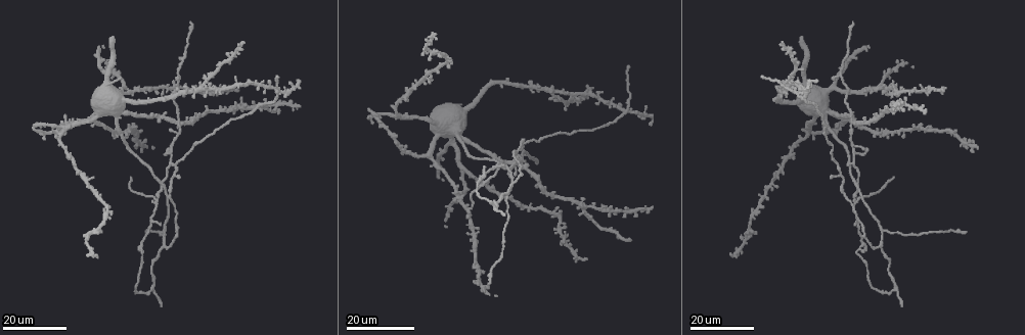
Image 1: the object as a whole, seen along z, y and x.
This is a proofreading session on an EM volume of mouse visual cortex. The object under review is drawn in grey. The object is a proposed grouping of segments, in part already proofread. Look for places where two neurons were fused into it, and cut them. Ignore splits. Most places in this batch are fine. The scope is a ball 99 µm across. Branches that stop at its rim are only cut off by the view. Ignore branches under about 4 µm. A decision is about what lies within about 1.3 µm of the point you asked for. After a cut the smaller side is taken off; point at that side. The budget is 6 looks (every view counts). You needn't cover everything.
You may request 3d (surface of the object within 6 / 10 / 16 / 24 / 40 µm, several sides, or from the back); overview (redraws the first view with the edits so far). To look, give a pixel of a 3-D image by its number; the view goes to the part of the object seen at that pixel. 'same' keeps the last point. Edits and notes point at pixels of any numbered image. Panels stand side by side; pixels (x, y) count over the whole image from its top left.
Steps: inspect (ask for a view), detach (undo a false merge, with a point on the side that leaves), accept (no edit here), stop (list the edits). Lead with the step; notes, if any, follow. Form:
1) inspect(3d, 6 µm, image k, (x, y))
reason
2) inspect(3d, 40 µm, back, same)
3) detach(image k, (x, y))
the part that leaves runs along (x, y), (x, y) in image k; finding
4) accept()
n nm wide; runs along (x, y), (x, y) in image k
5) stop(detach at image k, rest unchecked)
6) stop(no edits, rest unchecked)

inspect(3d, 16 µm, image 1, (156, 203))
four arms meet

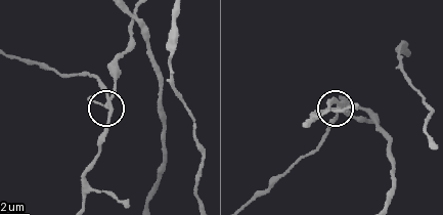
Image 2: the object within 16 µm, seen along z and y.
inspect(3d, 10 µm, image 2, (110, 108))

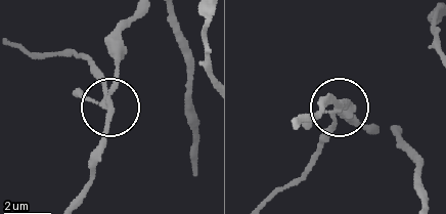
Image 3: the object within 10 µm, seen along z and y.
detach(image 3, (94, 73))
190 nm wide; the part that leaves runs along (333, 112), (333, 124), (304, 174), (257, 204) in image 3; a second neuron is stuck on

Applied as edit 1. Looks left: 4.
inspect(3d, 16 µm, image 1, (494, 207))

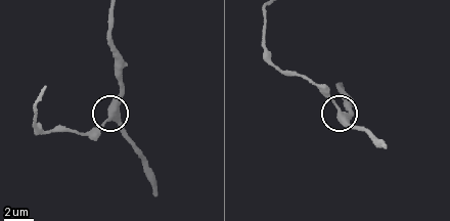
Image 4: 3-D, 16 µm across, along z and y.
inspect(3d, 6 µm, image 4, (340, 113))
closer look

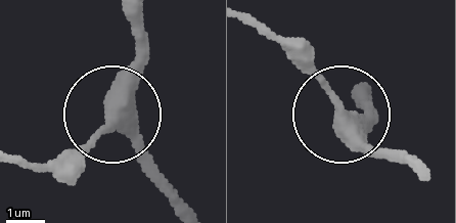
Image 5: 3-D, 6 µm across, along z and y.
accept()
350 nm wide; runs along (128, 16), (135, 55), (119, 110), (40, 163) in image 5; continuous, no second neuron

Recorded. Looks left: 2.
inspect(3d, 16 µm, image 1, (506, 193))
thin arm on a thick one

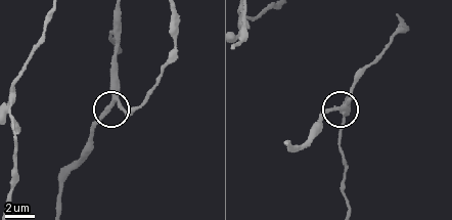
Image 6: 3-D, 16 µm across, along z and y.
inspect(3d, 6 µm, image 6, (117, 101))

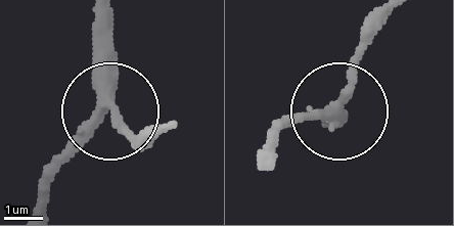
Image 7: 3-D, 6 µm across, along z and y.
accept()
side arm 25 µm; runs along (104, 16), (101, 115), (40, 179) in image 7; continuous, no second neuron

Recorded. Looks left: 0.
stop(detach at image 3, rest unchecked)

